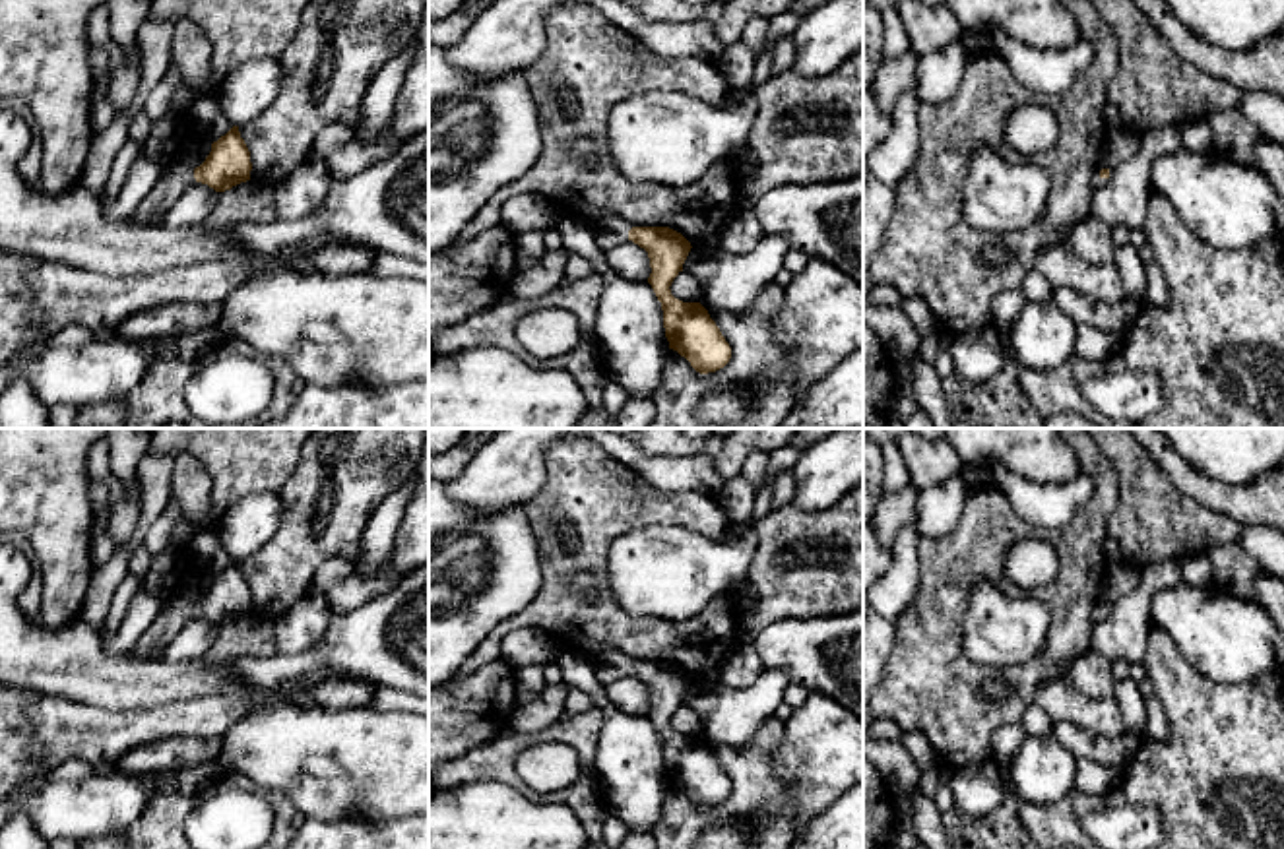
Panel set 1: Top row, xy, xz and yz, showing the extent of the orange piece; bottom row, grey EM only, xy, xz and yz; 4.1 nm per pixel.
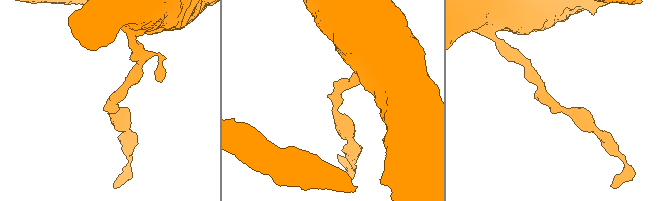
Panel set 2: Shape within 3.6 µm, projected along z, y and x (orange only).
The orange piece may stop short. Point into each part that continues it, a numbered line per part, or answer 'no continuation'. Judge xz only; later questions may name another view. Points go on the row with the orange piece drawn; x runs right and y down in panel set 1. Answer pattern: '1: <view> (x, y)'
1: xz (609, 231)

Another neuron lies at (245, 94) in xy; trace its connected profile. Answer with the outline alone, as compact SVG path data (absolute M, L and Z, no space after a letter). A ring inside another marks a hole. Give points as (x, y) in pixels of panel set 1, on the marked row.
M252 60L233 70L213 97L233 126L244 126L273 103L279 81L277 60Z

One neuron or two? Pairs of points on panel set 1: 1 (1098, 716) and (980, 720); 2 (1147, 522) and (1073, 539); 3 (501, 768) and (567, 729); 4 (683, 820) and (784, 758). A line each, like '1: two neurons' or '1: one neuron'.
1: two neurons
2: two neurons
3: one neuron
4: two neurons

